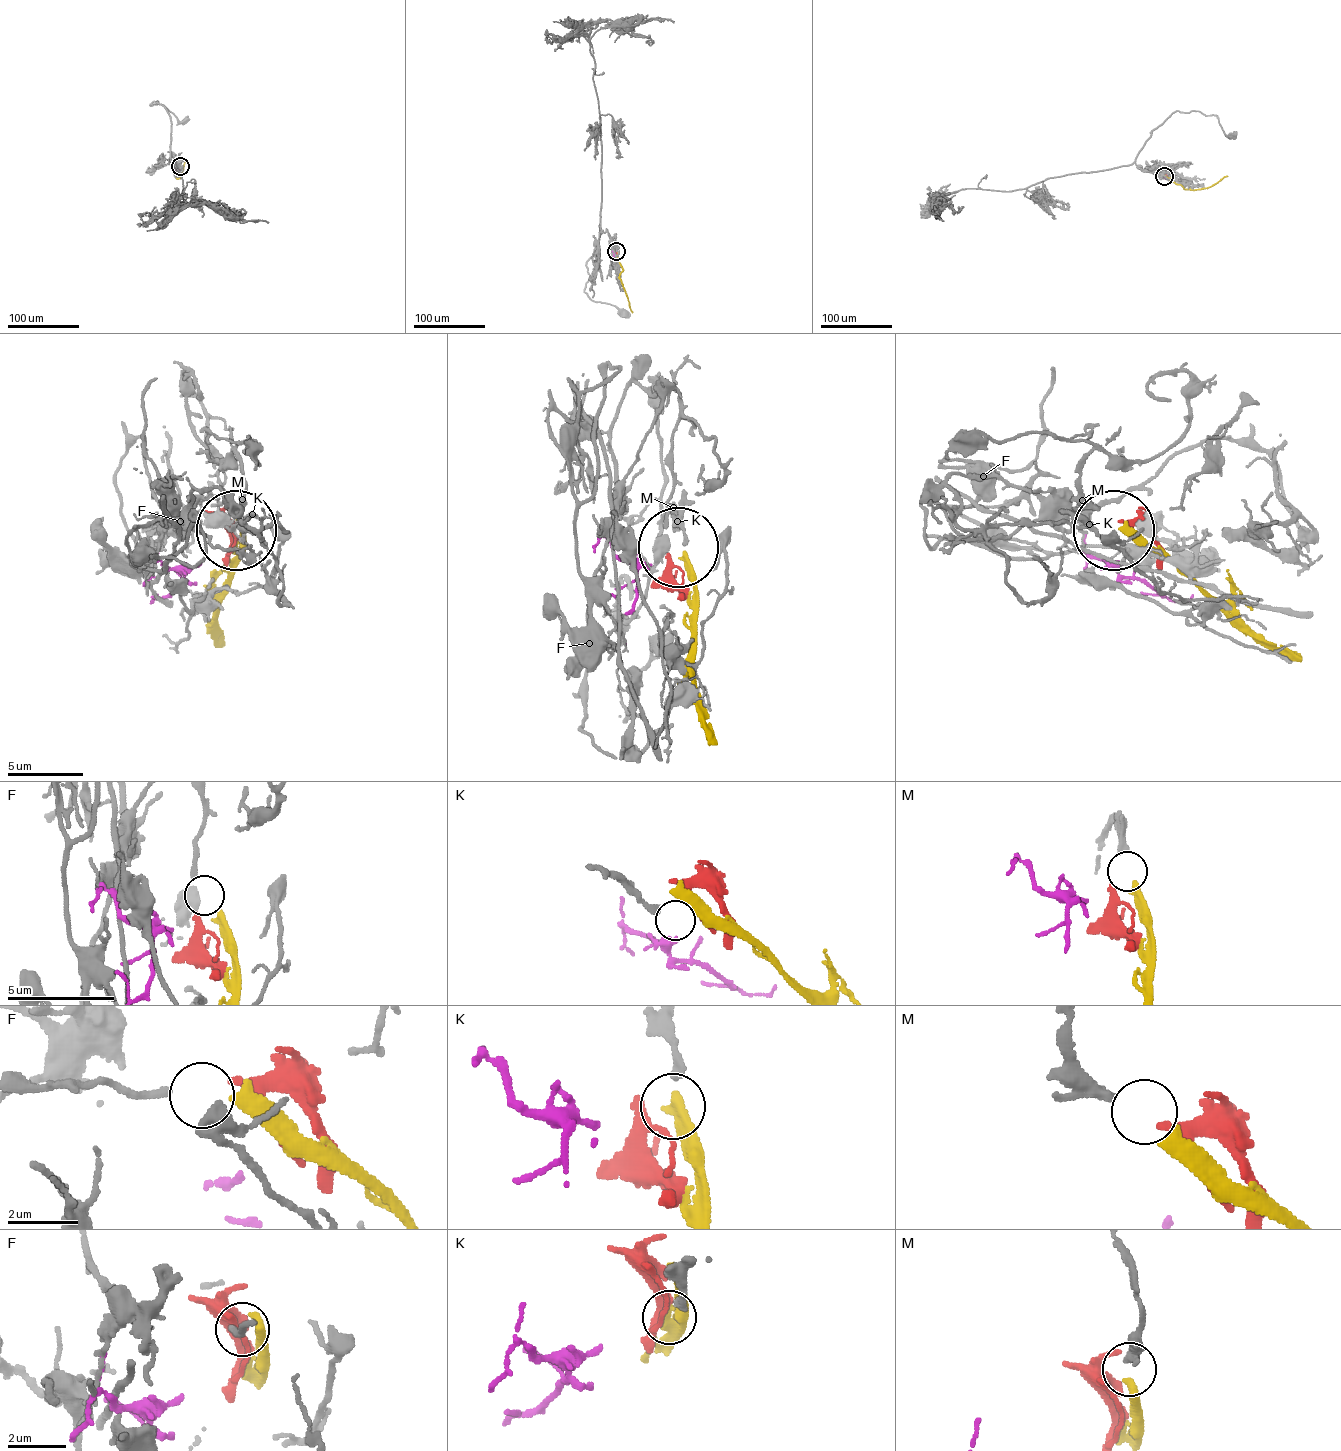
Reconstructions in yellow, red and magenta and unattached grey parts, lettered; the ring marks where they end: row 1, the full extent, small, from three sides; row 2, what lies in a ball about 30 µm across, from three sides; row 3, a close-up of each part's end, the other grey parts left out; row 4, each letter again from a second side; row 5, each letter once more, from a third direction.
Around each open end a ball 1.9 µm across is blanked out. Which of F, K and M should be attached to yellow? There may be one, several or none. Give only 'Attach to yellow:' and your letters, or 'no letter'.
Attach to yellow: M

